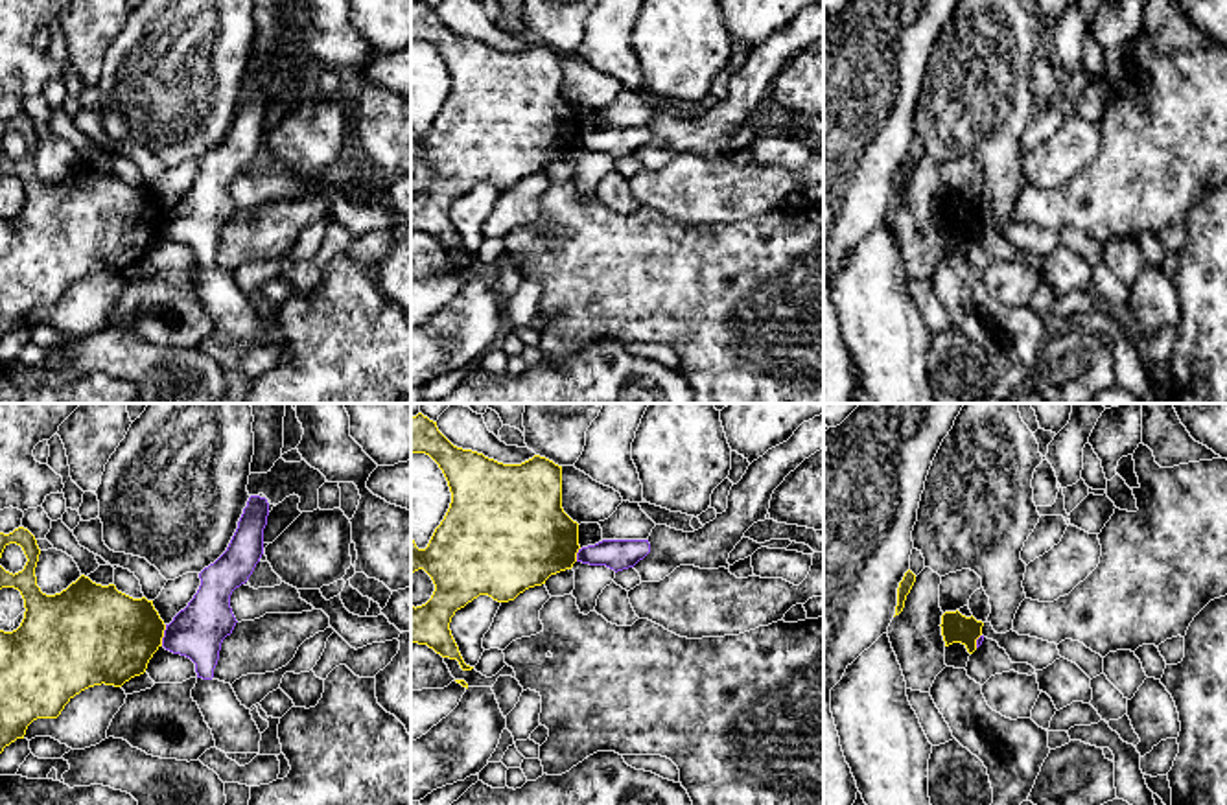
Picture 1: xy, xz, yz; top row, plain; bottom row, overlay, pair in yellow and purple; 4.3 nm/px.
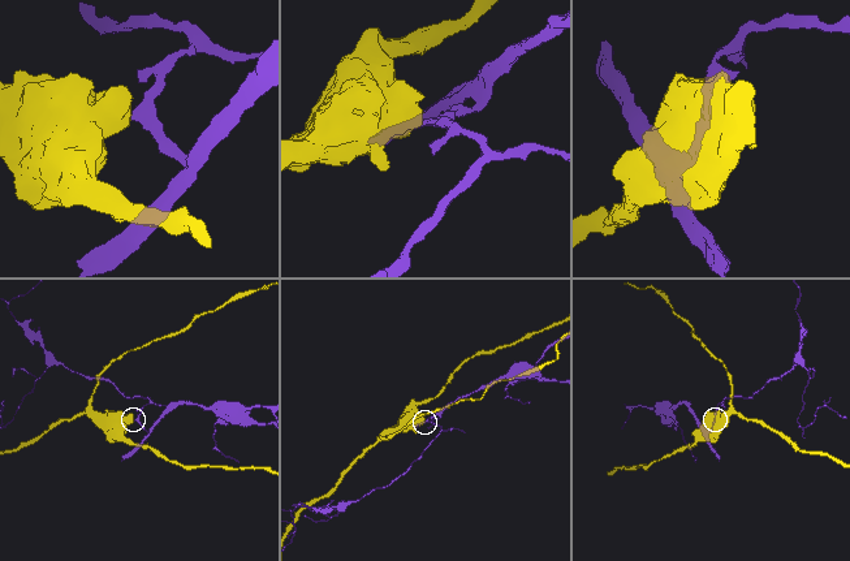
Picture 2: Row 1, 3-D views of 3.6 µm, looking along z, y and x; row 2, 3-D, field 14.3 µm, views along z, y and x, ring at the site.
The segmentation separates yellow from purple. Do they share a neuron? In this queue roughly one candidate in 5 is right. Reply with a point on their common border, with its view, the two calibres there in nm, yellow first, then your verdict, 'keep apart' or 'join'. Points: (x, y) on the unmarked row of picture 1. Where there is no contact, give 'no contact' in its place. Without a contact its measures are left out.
meets yellow in xy at (163, 223); 400 nm thick on the yellow side, 240 nm on the other; keep apart

